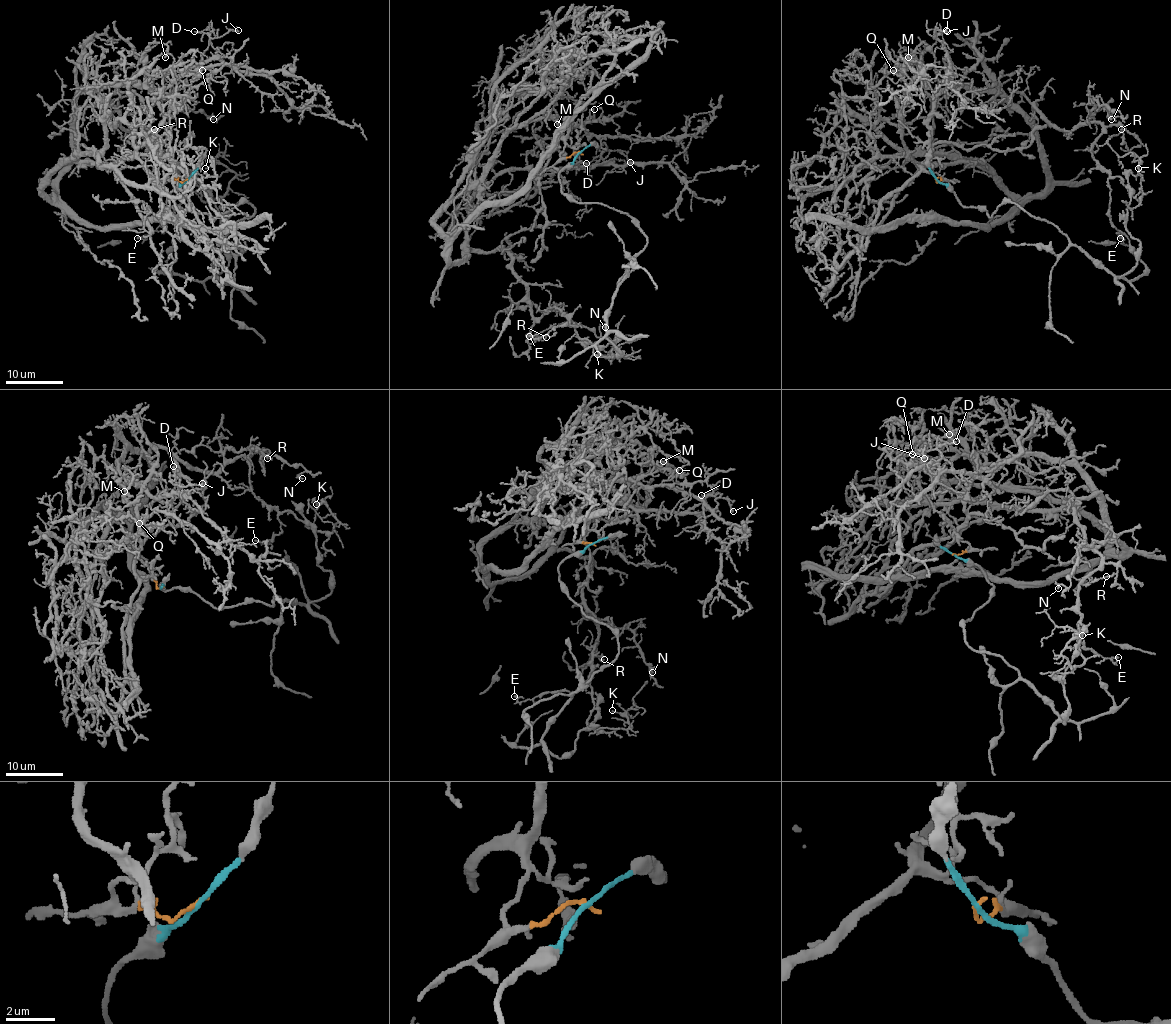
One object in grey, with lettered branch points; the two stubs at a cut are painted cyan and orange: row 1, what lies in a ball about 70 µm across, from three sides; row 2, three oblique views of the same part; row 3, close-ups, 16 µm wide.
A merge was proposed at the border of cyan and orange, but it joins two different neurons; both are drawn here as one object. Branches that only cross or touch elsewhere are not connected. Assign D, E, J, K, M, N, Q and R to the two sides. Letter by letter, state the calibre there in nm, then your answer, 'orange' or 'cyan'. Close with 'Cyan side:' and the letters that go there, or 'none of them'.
D: calibre 130 nm; orange
E: calibre 130 nm; orange
J: calibre 240 nm; orange
K: calibre 150 nm; orange
M: calibre 200 nm; orange
N: calibre 110 nm; orange
Q: calibre 120 nm; orange
R: calibre 130 nm; orange
Cyan side: none of them

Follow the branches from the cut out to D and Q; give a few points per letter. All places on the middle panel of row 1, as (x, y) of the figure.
D: (580, 152), (562, 158), (565, 143), (556, 139), (539, 168), (591, 166), (601, 152), (587, 163)
Q: (580, 152), (556, 139), (496, 174), (470, 148), (466, 174), (523, 125), (594, 109)

